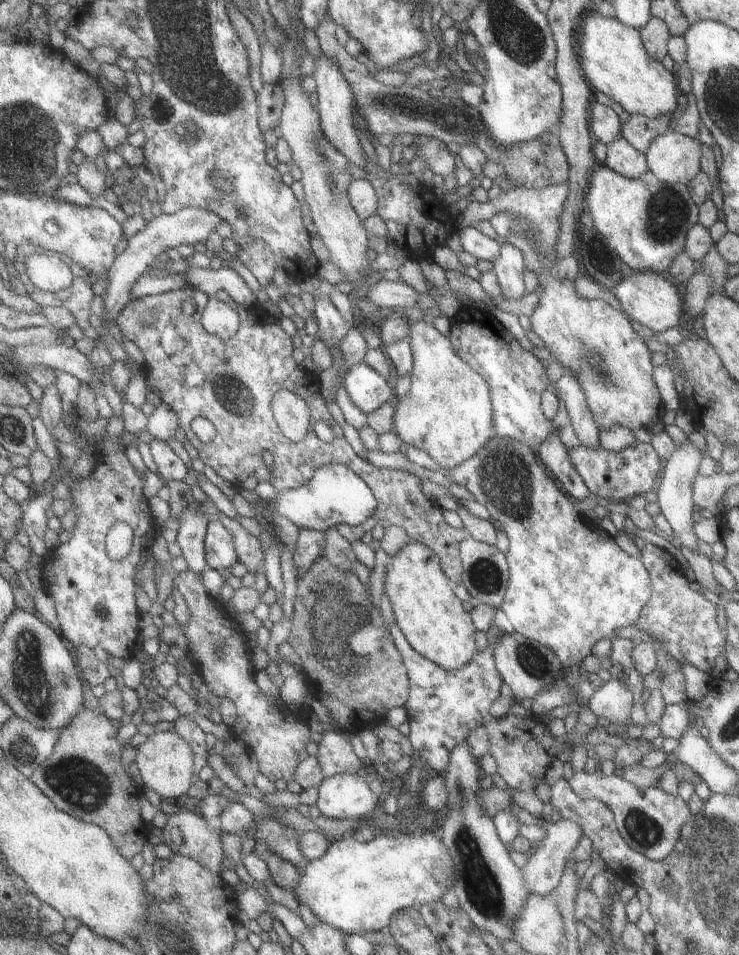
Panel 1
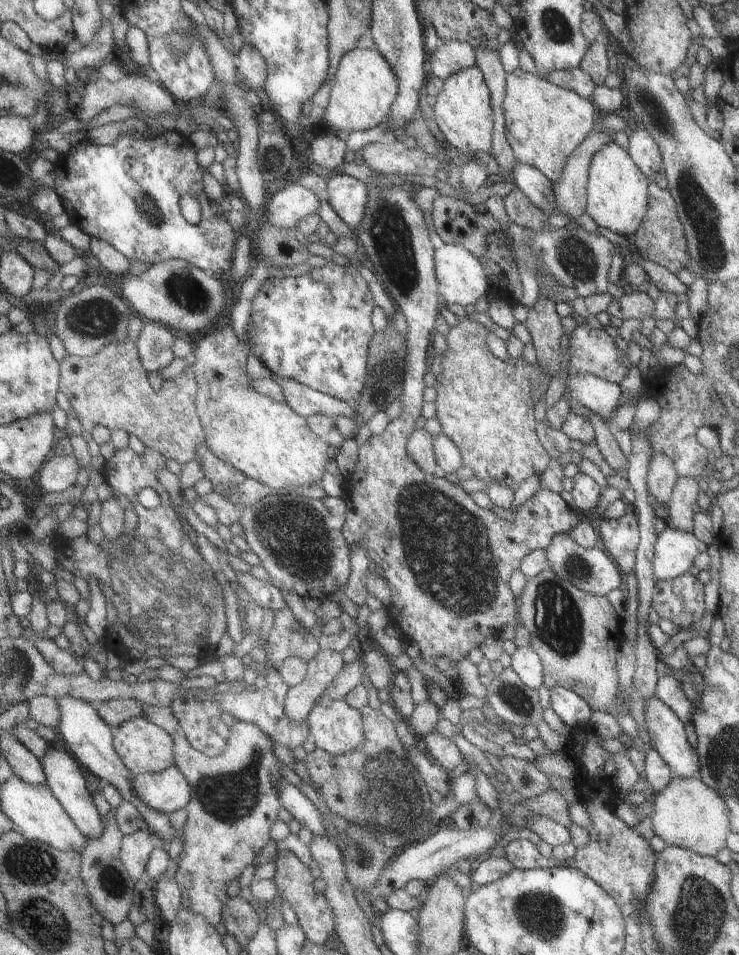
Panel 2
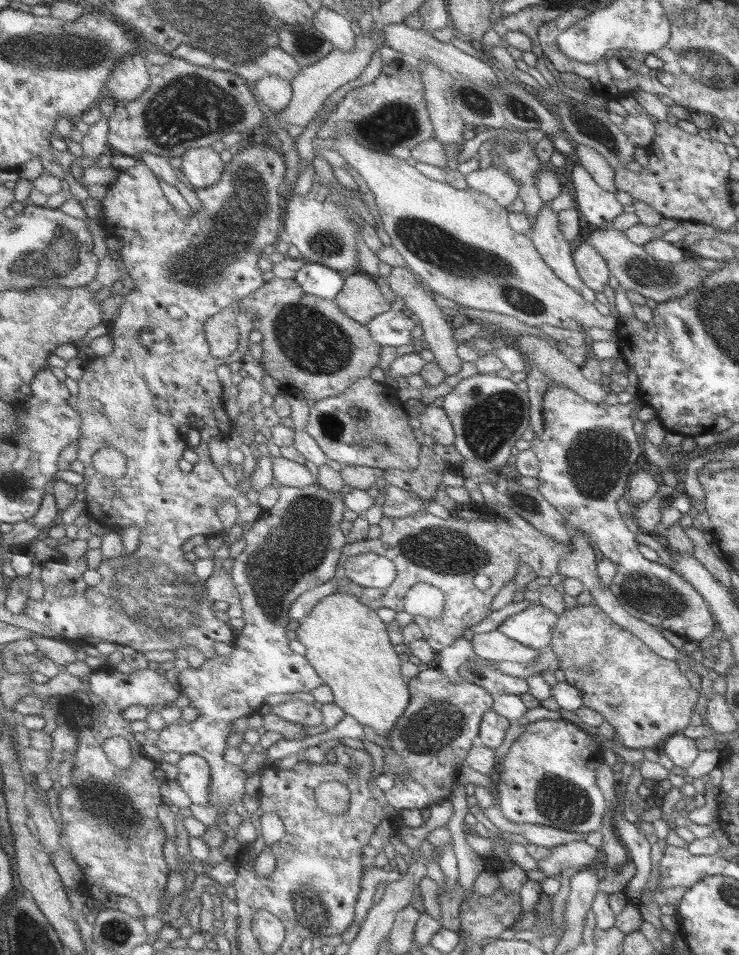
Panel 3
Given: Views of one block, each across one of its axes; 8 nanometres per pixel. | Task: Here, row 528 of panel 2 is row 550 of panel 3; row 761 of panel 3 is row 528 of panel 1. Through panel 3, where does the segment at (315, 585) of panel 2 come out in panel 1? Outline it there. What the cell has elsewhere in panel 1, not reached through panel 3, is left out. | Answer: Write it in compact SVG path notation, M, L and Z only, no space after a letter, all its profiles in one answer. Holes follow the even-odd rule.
M218 521L209 522L207 531L205 540L207 568L229 569L238 562L233 536Z

